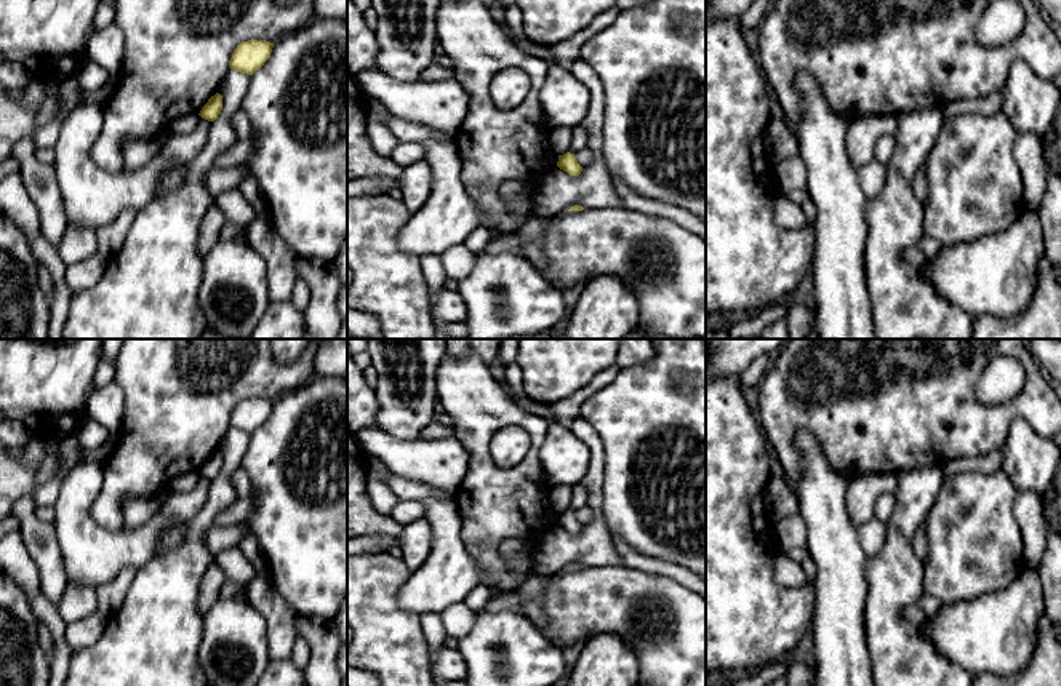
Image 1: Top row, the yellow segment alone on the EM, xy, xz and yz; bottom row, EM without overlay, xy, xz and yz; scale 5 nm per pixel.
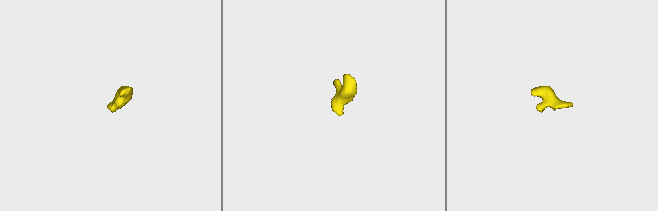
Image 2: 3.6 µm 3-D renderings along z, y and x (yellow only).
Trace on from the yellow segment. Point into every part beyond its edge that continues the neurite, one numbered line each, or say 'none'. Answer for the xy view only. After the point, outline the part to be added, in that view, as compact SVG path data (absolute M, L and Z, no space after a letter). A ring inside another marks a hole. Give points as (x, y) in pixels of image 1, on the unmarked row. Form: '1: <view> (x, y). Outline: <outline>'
none

